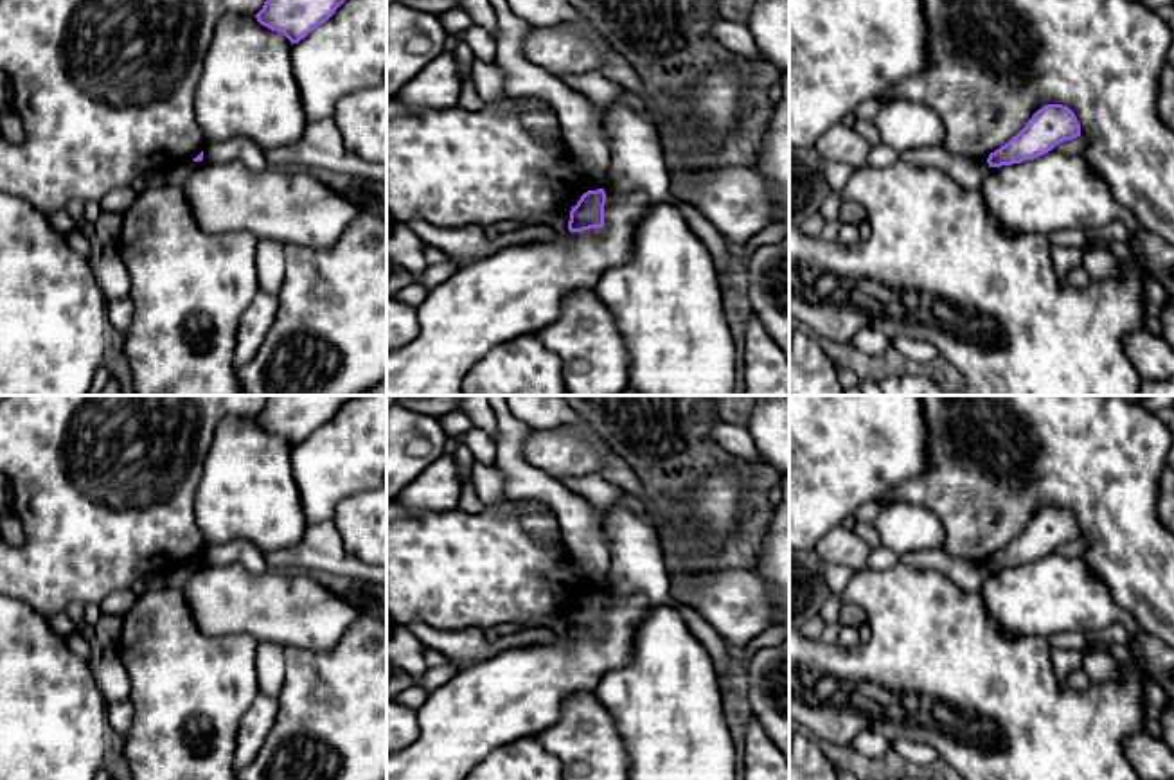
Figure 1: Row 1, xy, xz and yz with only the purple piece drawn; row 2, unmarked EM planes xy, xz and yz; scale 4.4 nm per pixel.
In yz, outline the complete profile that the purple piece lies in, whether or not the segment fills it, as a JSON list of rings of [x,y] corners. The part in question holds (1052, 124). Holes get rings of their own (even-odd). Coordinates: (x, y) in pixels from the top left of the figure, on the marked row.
[[[1046,104],[1037,110],[1025,128],[1005,146],[989,155],[989,167],[1001,167],[1034,160],[1064,140],[1081,137],[1075,113],[1063,104]]]

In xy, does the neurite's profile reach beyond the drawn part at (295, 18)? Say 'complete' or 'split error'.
complete

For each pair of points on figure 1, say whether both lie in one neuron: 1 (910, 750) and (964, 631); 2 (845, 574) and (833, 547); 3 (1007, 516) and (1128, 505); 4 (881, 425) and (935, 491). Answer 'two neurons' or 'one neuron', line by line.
1: two neurons
2: two neurons
3: one neuron
4: two neurons

